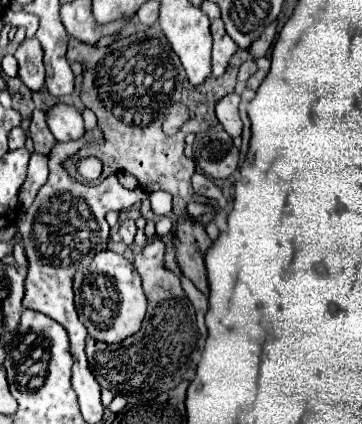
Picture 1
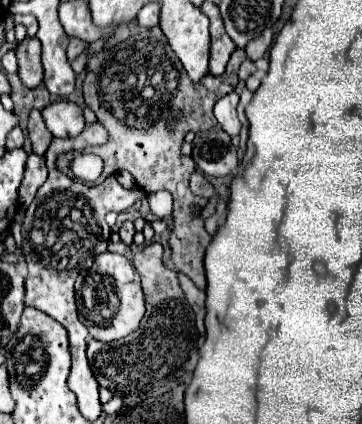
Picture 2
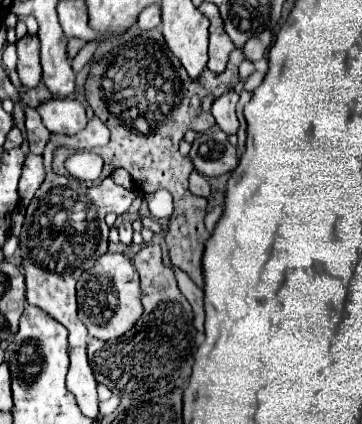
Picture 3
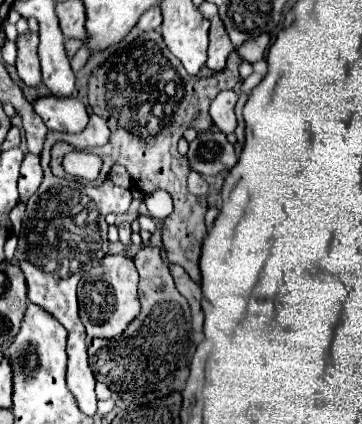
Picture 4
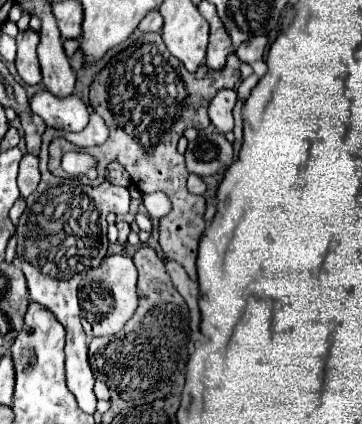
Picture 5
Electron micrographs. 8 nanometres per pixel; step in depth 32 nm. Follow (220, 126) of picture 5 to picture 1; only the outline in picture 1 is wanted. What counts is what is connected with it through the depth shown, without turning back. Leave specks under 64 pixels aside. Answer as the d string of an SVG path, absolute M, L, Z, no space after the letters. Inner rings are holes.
M228 94L228 96L224 96L224 100L220 100L216 104L218 122L224 126L224 130L232 138L236 138L236 136L242 134L242 120L240 120L238 104L240 104L240 96L238 94Z

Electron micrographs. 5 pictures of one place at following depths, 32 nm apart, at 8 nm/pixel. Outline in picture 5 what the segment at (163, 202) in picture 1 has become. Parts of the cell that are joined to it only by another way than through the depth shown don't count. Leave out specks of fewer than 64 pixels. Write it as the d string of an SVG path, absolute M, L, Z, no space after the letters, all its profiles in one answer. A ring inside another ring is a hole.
M161 191L143 194L142 202L152 220L160 220L162 216L166 216L172 210L170 199Z

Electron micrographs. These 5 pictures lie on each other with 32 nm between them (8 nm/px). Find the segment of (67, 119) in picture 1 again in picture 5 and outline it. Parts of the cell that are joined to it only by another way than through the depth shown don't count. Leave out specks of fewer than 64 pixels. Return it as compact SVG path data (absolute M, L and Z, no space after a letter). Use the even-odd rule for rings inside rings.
M38 92L30 98L30 106L50 128L80 132L88 124L86 104L78 96L56 98L50 92Z

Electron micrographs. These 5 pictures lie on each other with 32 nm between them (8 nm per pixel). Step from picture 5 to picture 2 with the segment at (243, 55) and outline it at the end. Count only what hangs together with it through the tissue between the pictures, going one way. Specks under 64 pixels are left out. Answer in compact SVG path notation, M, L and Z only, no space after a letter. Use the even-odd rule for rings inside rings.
M272 28L268 32L262 32L256 40L252 40L252 44L248 44L248 48L246 48L248 58L250 60L262 58L268 52L268 48L272 46L272 40L274 40L274 30Z

